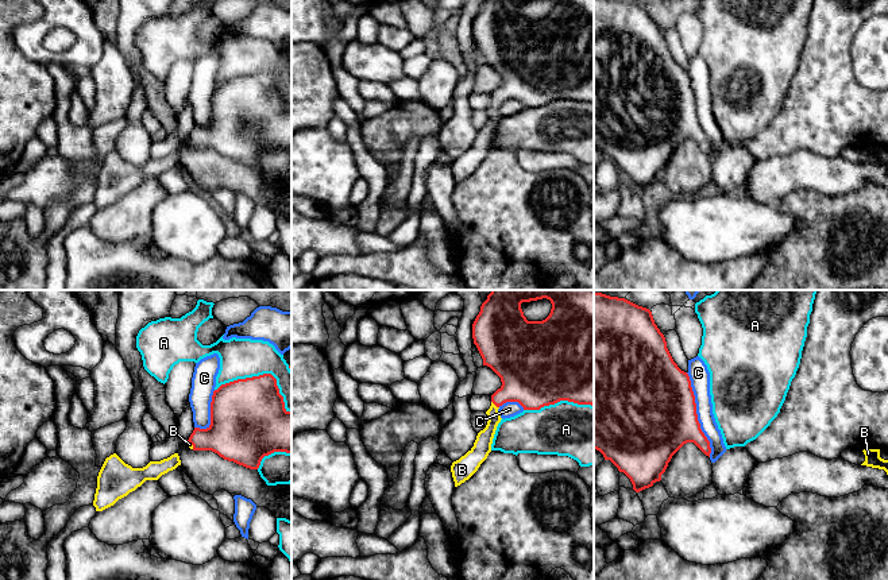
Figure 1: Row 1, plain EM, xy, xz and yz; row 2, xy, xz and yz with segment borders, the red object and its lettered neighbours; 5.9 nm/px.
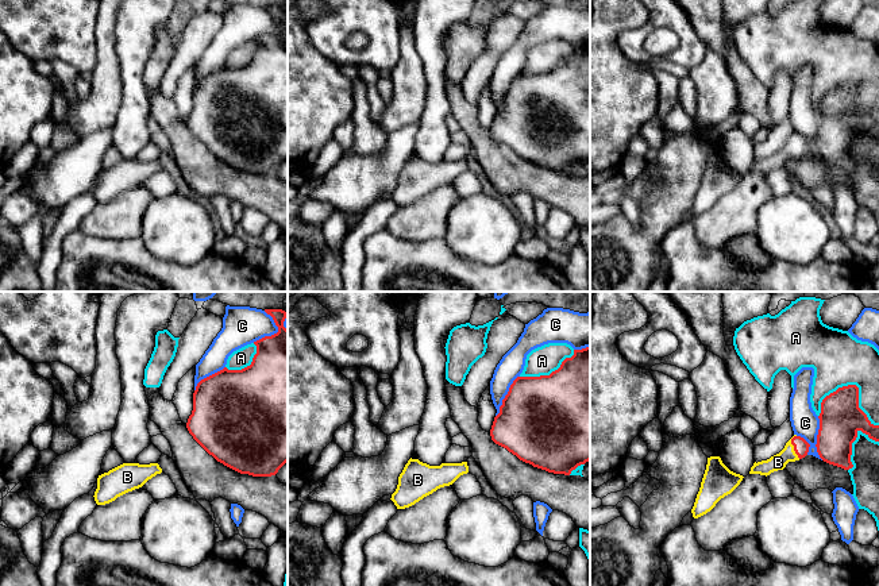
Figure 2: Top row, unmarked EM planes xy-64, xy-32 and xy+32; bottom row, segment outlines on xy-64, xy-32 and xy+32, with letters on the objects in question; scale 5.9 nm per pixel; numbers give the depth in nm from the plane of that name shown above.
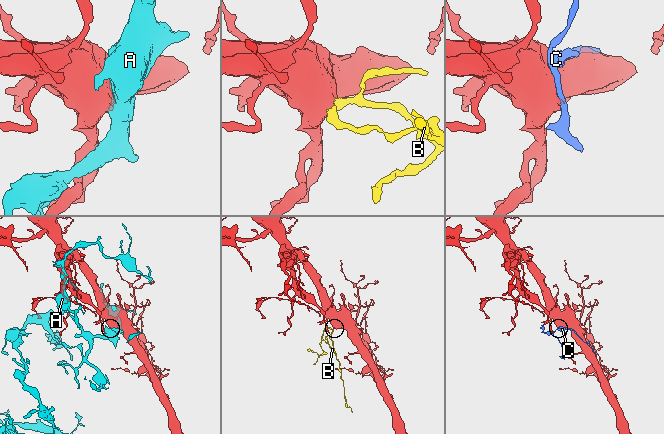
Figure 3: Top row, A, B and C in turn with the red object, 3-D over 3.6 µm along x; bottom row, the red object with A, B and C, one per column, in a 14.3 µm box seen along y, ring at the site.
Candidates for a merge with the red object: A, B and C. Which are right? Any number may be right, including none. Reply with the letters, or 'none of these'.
B

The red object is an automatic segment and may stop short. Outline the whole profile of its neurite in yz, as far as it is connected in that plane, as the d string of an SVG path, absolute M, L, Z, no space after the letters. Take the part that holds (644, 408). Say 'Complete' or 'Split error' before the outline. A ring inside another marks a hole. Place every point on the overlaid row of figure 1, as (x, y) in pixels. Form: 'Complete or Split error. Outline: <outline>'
Complete. Outline: M594 293L594 449L623 472L640 492L661 480L672 456L687 442L694 442L710 457L710 441L698 421L690 376L673 361L652 312L625 298Z

